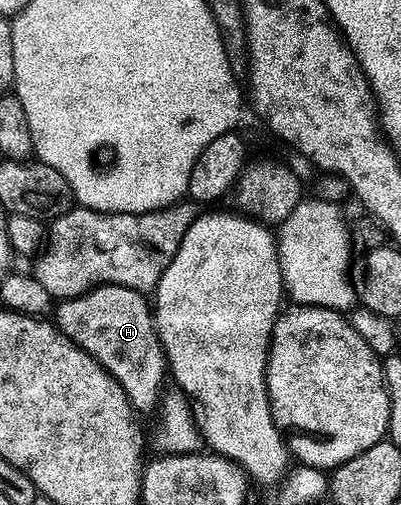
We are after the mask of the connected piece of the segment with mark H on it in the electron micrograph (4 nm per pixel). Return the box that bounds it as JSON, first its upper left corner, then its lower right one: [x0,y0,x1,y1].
[55,284,167,413]

